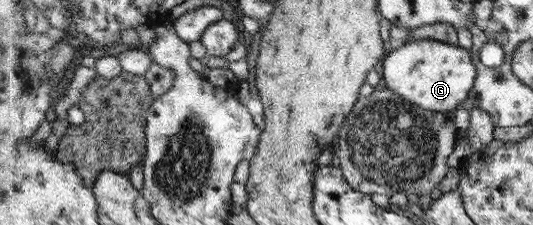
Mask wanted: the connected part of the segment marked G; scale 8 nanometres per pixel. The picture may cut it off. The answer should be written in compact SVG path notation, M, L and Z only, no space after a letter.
M415 39L393 45L389 54L385 56L382 66L383 80L385 80L387 89L405 97L405 100L420 105L420 108L449 114L452 114L461 103L465 102L465 99L469 98L469 91L473 88L476 77L471 52L449 41L433 39Z

